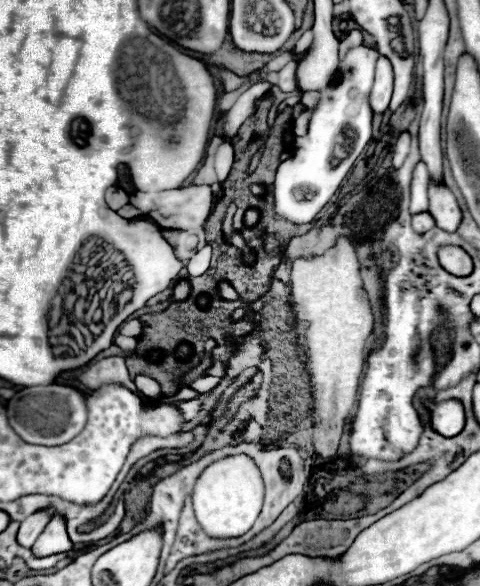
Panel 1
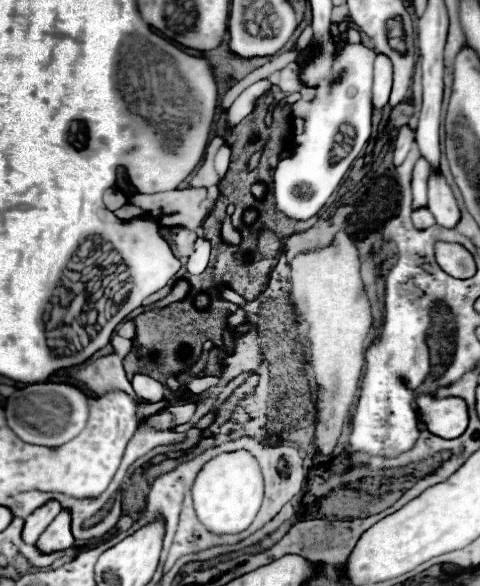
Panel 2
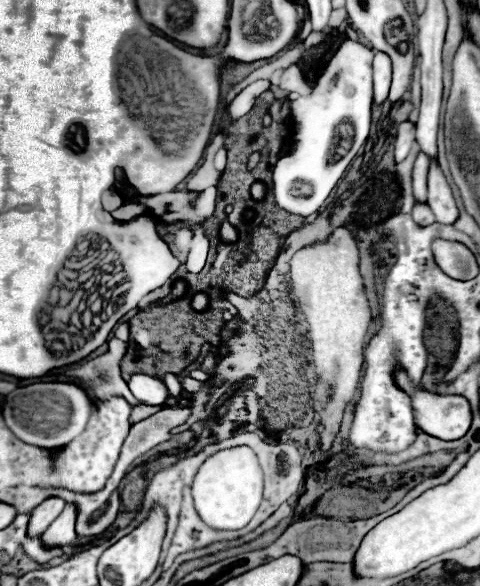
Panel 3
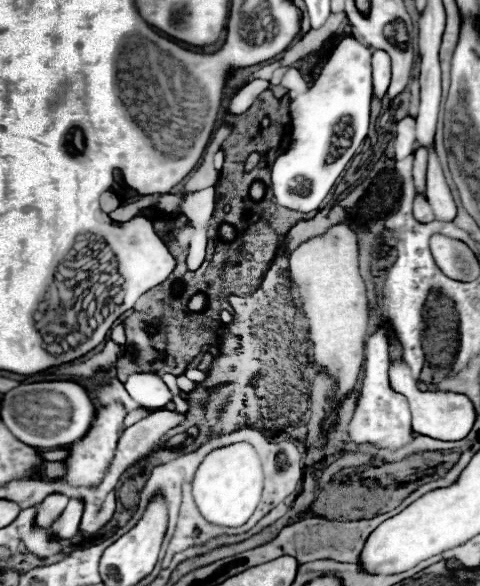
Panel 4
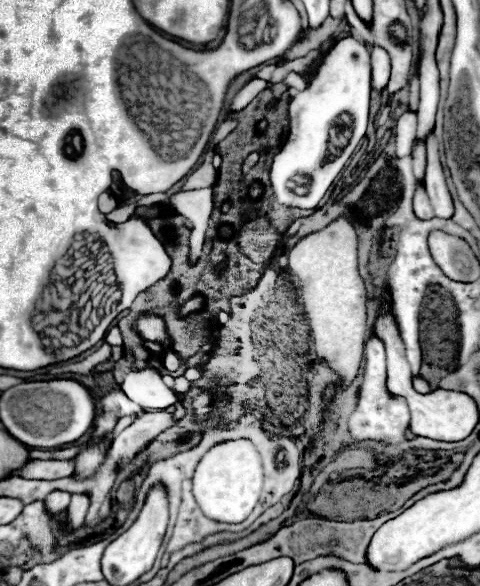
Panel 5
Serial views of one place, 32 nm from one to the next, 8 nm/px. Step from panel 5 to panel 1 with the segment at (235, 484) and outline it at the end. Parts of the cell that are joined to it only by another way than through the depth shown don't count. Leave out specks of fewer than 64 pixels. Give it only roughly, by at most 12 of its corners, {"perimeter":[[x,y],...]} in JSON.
{"perimeter":[[248,454],[198,476],[194,514],[214,538],[258,518],[264,482]]}

